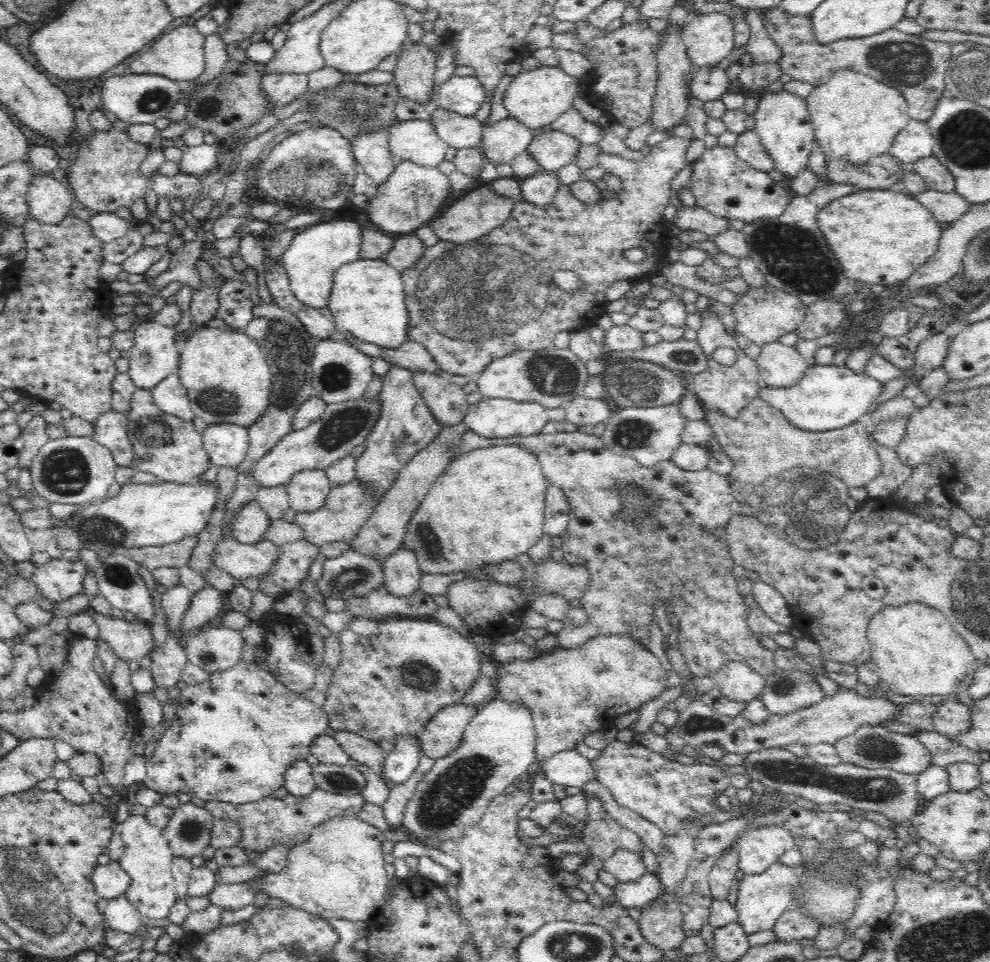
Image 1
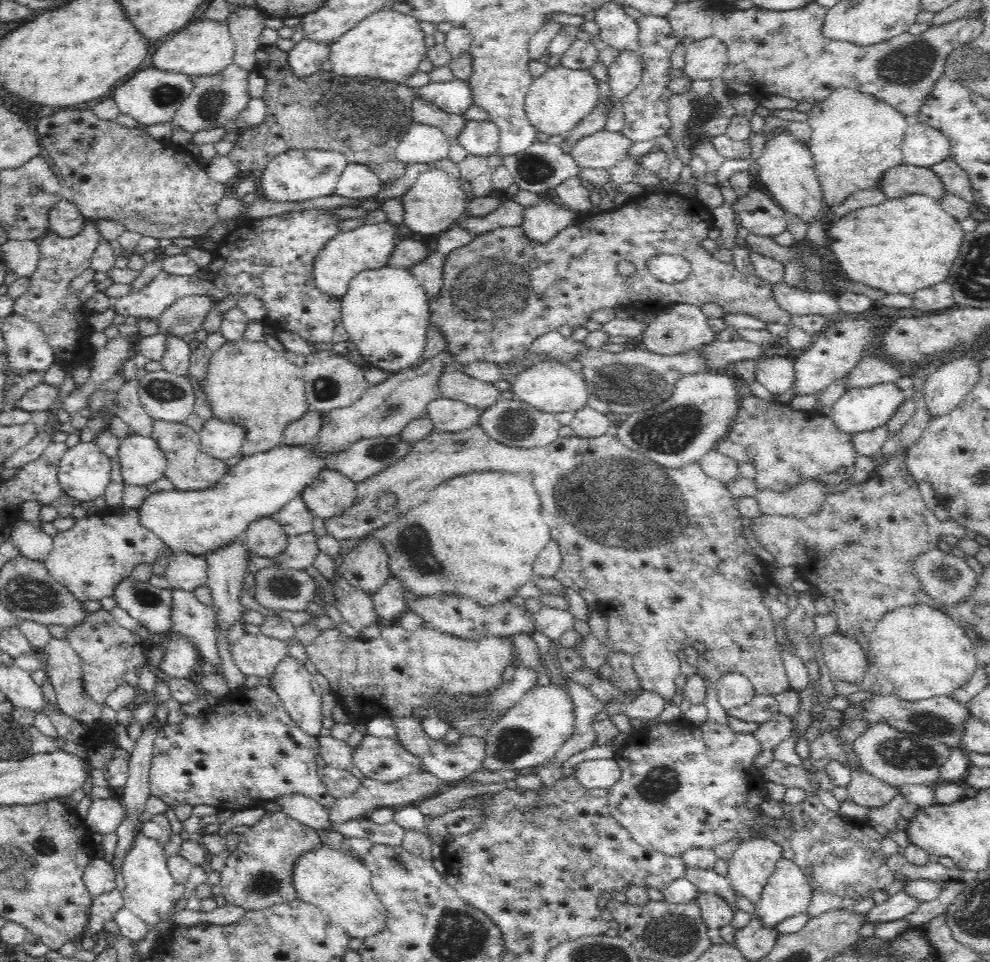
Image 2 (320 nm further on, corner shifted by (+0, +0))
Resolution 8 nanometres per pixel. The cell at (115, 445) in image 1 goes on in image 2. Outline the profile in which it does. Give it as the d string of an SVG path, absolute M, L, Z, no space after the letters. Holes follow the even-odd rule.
M130 433L120 438L116 456L125 484L148 486L164 476L168 459L152 436Z

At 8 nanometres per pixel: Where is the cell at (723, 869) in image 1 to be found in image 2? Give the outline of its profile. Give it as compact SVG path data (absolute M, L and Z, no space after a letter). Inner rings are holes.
M701 892L697 897L704 924L715 934L732 922L733 910L730 905L713 892Z

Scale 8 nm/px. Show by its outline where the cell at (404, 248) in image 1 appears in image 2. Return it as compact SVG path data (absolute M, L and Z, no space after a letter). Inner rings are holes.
M431 252L429 256L409 271L420 282L430 300L436 299L443 288L445 257L440 252Z

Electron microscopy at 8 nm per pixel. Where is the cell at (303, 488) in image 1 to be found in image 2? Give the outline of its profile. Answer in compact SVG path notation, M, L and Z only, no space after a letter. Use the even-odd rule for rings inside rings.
M336 469L322 470L302 492L310 513L323 519L338 516L356 500L356 483Z

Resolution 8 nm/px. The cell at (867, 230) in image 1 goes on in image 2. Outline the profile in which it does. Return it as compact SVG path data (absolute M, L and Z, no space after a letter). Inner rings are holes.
M913 193L910 196L887 199L882 204L858 208L839 218L826 228L828 251L846 272L848 279L887 294L913 296L916 290L930 288L948 278L948 272L958 256L964 240L959 220L948 214L941 202L931 196Z

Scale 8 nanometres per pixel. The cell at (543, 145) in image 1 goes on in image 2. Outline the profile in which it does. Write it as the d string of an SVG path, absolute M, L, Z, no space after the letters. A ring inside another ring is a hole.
M599 130L584 136L576 142L570 155L578 163L580 168L607 169L620 164L625 158L629 158L628 150L632 146L629 139L621 132Z

